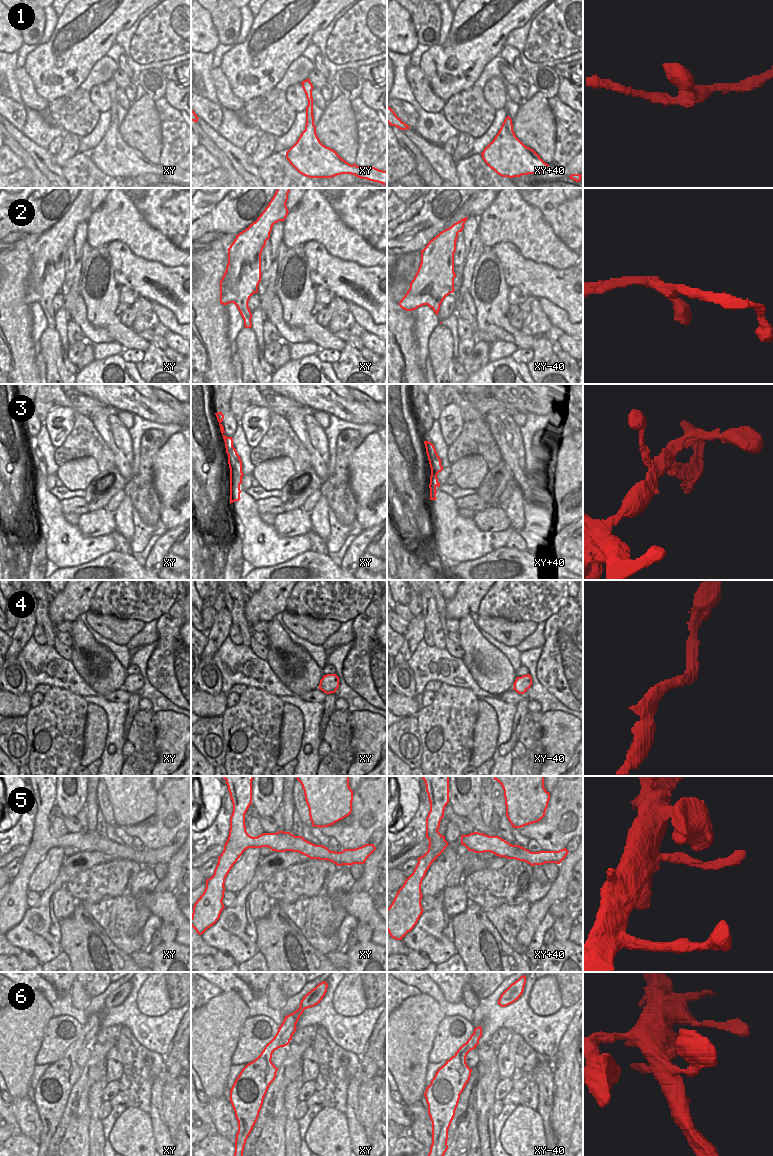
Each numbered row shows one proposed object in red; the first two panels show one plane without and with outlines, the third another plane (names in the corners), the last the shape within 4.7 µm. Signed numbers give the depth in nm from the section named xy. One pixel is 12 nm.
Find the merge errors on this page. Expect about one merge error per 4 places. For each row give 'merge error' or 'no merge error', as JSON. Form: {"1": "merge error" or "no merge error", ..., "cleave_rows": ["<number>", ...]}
{"1": "no merge error", "2": "no merge error", "3": "merge error", "4": "no merge error", "5": "no merge error", "6": "no merge error", "cleave_rows": ["3"]}

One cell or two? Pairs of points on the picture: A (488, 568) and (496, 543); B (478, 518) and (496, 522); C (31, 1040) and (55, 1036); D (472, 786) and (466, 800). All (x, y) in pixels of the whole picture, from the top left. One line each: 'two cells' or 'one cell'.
A: two cells
B: one cell
C: two cells
D: one cell

